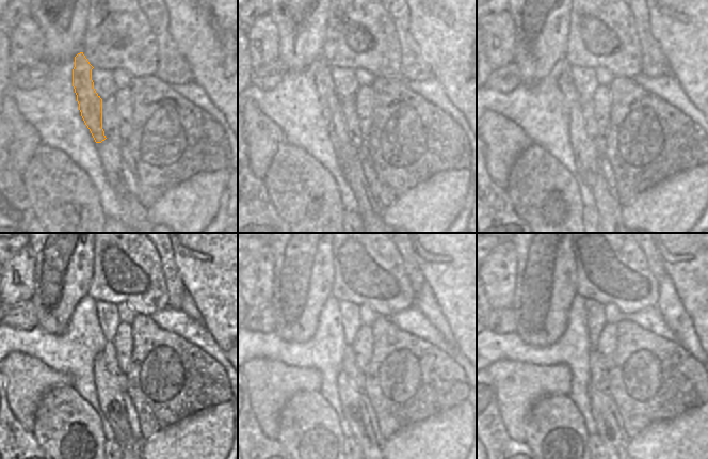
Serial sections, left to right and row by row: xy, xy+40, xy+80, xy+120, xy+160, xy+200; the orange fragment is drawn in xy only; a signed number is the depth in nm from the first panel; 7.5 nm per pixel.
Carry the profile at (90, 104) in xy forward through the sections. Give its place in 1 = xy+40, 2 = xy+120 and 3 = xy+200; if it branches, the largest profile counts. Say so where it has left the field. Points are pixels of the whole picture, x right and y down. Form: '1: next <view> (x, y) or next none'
1: next xy+40 (346, 152)
2: next xy+120 (110, 397)
3: next xy+200 (609, 424)

